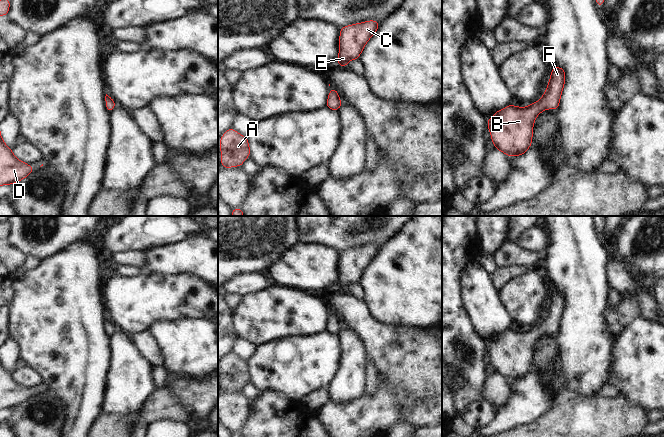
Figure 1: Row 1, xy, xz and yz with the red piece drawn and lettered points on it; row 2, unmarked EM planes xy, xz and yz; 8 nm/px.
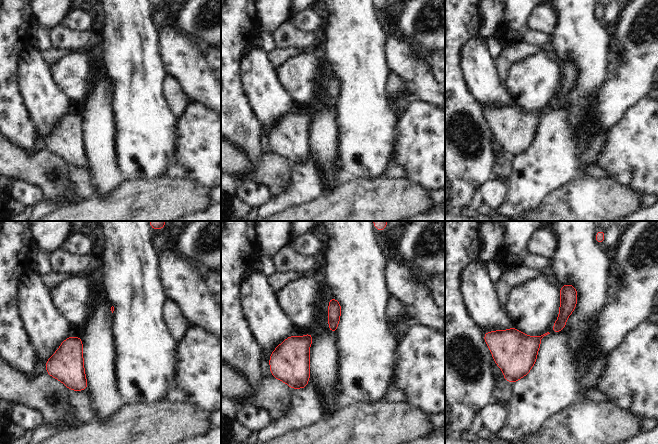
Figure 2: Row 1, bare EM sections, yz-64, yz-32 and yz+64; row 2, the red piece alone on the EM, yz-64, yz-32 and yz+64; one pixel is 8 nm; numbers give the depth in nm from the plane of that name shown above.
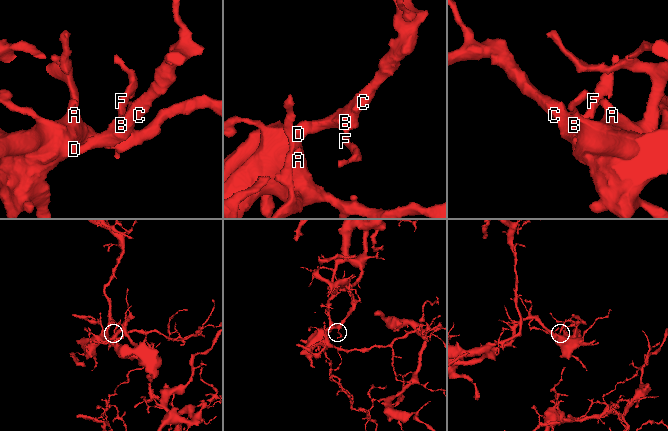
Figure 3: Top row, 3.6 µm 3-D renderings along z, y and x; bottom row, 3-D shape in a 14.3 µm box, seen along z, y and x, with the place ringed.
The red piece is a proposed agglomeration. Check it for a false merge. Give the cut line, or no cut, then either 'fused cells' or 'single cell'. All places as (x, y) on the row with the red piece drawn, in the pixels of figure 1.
no cut; single cell

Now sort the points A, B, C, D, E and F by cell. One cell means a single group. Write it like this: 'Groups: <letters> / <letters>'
Groups: A B C D E F

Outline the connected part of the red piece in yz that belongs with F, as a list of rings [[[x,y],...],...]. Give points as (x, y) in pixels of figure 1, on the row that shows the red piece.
[[[554,67],[542,99],[526,108],[508,105],[487,120],[495,148],[513,157],[523,155],[532,143],[532,128],[537,115],[547,108],[557,110],[565,82],[565,71]]]

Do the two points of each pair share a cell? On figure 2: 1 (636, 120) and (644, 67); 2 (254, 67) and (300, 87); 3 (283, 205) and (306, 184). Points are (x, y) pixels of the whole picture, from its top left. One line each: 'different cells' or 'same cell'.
1: different cells
2: different cells
3: same cell

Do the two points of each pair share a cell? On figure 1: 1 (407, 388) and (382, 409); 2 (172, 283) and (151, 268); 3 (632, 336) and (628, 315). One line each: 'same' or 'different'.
1: different
2: different
3: different

